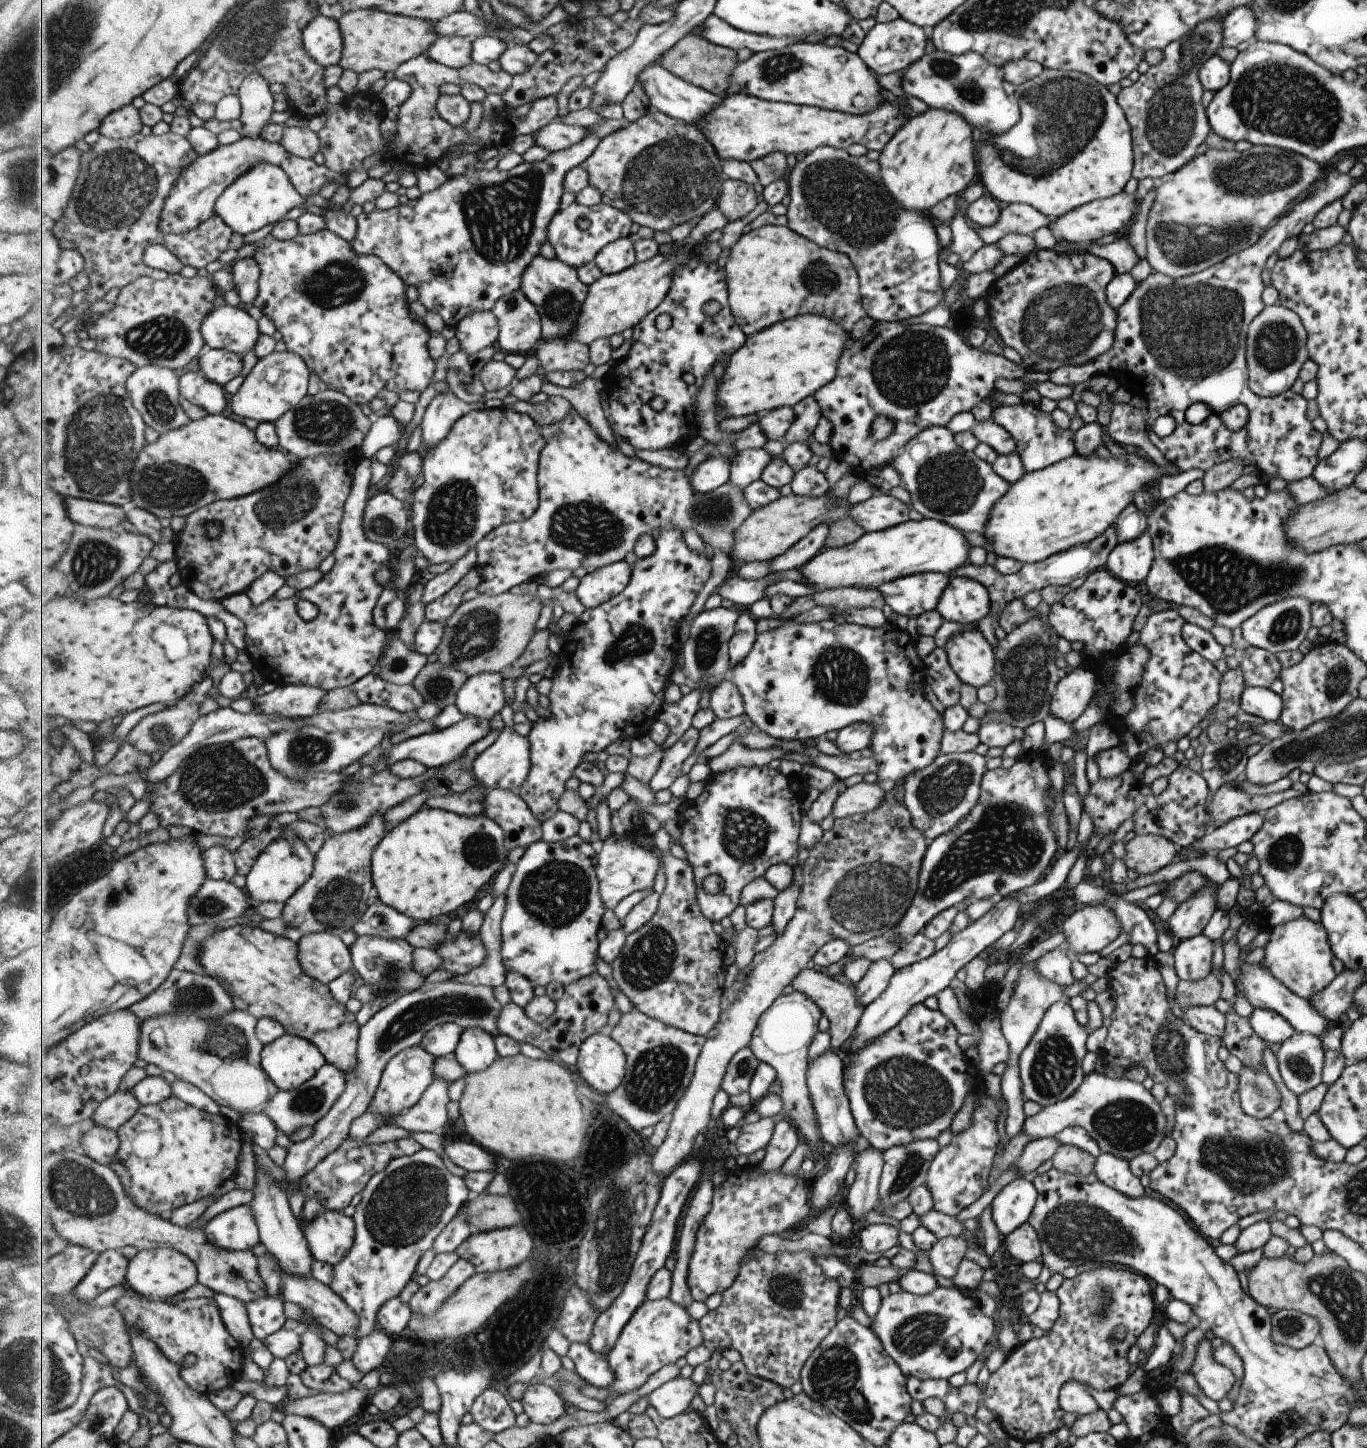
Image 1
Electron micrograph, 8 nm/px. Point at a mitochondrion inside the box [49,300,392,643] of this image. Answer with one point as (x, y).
(101, 432)

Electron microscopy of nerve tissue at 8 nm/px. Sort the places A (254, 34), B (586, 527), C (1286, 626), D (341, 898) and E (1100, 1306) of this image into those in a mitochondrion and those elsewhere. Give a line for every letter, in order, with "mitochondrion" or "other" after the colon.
A: mitochondrion
B: mitochondrion
C: mitochondrion
D: mitochondrion
E: mitochondrion

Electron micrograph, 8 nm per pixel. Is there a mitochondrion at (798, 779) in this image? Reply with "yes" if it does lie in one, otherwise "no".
no

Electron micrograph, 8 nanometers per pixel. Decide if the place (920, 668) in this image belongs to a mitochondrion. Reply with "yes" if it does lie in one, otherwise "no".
no

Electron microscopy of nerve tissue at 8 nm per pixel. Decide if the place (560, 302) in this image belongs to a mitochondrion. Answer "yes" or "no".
yes

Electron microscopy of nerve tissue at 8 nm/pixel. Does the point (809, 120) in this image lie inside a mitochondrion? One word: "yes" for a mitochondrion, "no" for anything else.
no

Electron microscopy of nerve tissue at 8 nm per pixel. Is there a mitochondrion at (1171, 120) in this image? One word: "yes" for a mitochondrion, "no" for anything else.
yes

